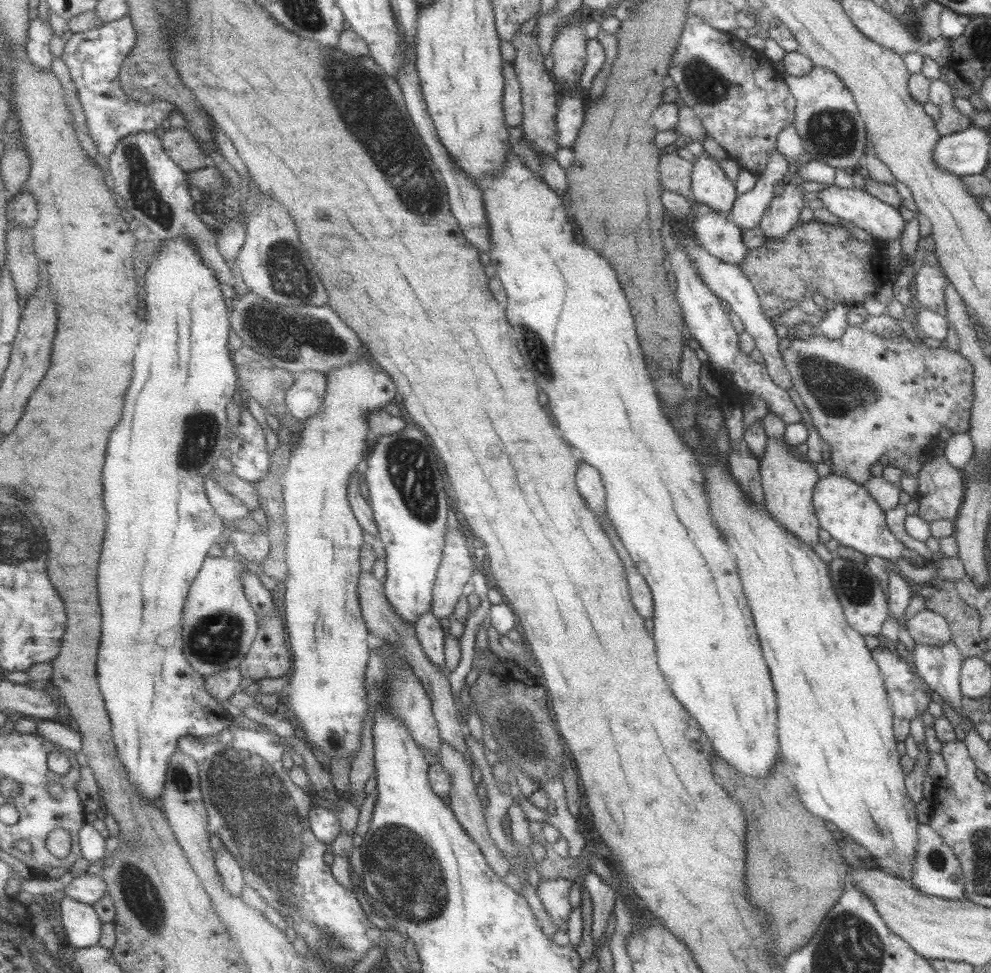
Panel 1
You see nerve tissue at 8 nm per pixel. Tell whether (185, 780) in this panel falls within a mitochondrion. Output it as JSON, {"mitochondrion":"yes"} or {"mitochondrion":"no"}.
{"mitochondrion":"yes"}

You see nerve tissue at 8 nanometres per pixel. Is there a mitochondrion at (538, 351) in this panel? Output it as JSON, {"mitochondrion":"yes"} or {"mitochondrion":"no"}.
{"mitochondrion":"yes"}

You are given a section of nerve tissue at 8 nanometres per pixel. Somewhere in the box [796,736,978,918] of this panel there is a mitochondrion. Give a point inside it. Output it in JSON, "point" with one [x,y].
{"point":[937,860]}

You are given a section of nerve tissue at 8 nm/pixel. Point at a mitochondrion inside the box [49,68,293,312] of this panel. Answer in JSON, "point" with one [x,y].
{"point":[142,188]}

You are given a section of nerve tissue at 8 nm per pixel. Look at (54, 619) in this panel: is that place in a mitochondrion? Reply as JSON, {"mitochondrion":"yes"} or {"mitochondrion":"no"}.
{"mitochondrion":"no"}

